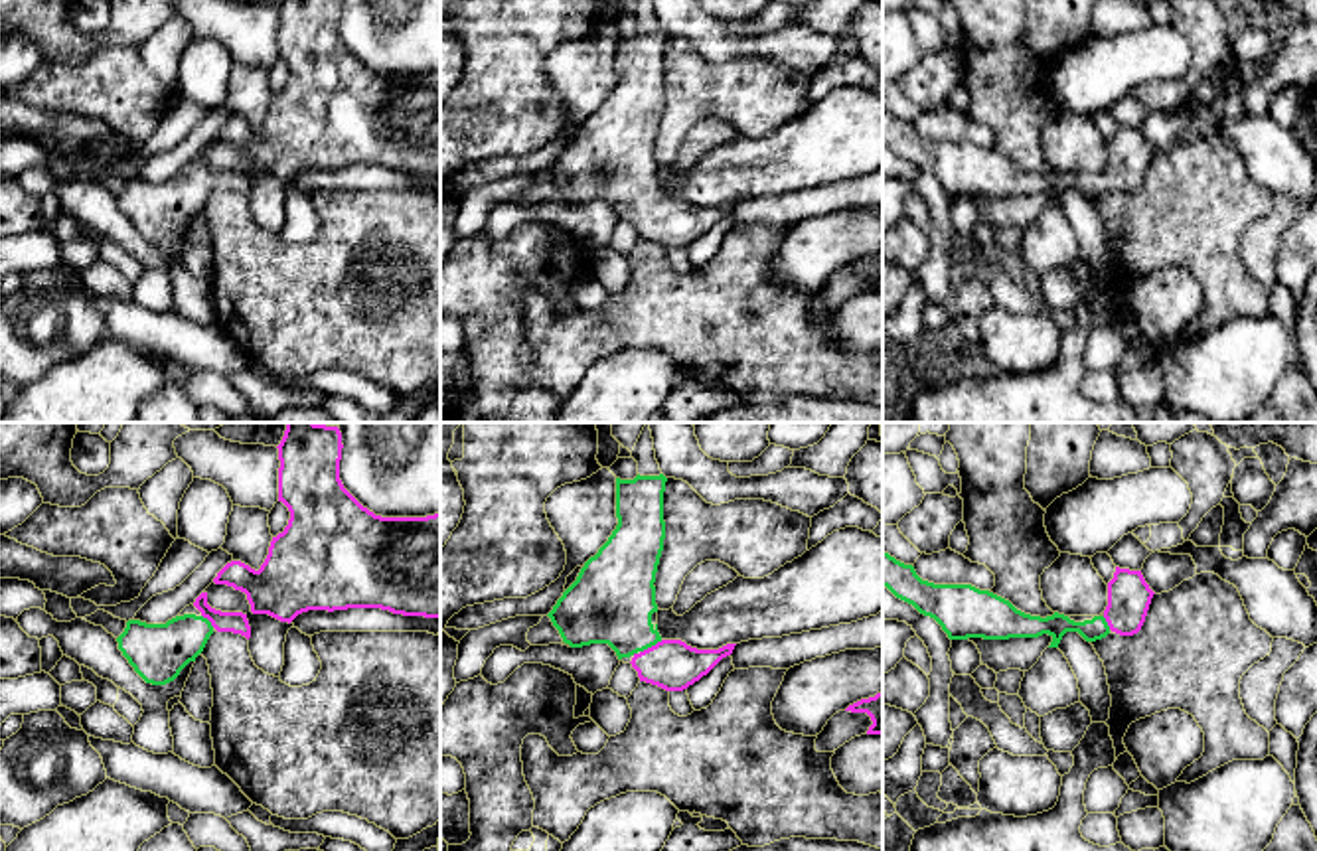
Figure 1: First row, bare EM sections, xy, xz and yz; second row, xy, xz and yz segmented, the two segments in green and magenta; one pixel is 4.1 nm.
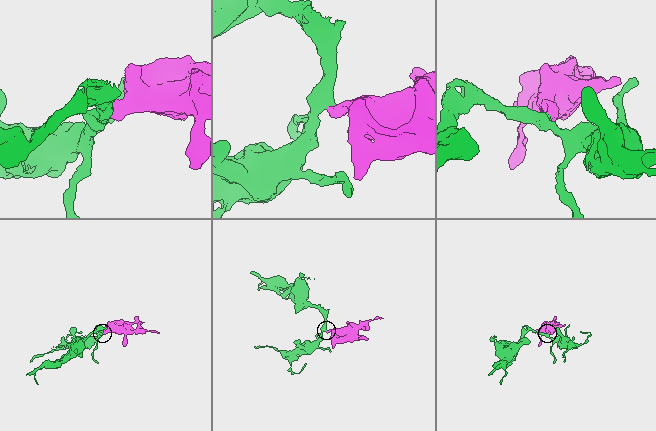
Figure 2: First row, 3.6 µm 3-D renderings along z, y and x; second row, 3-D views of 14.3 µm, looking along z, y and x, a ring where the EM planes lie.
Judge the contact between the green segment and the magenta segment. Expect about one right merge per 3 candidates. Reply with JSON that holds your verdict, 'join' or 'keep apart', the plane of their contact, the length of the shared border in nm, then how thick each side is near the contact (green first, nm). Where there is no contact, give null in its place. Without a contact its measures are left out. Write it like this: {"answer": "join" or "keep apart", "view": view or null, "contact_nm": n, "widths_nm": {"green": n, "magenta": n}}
{"answer": "join", "view": "xz", "contact_nm": 110, "widths_nm": {"green": 340, "magenta": 200}}

